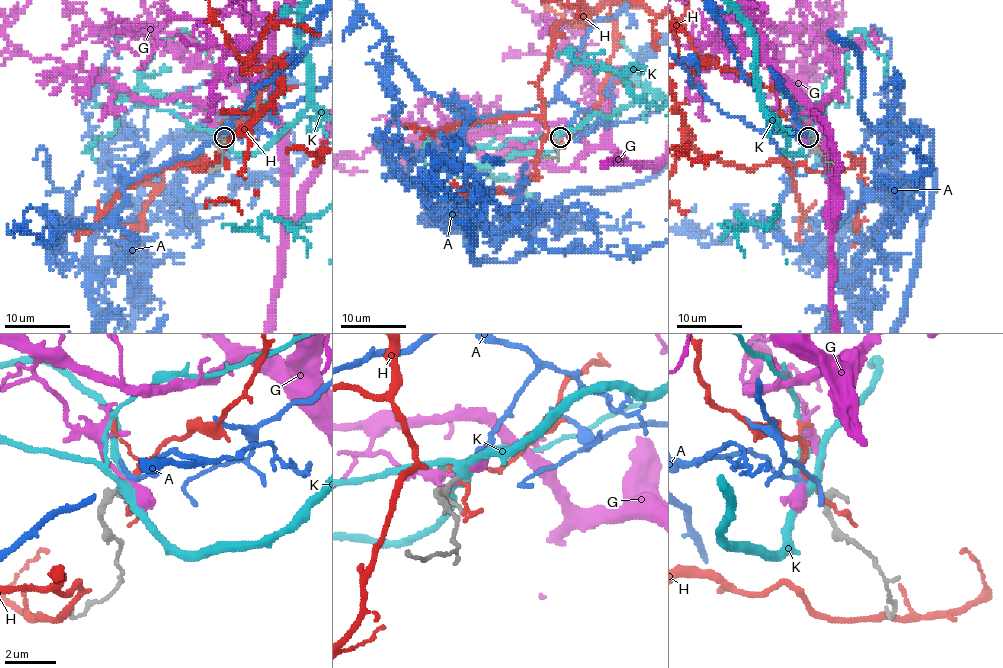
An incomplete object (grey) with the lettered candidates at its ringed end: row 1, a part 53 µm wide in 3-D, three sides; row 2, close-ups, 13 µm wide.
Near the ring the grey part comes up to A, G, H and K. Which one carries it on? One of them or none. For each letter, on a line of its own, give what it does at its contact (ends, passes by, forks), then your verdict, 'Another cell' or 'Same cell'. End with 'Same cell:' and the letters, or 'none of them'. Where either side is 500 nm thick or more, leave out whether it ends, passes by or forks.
A: It ends there. Same cell
G: It passes by. Another cell
H: It passes by. Another cell
K: It forks there. Another cell
Same cell: A

